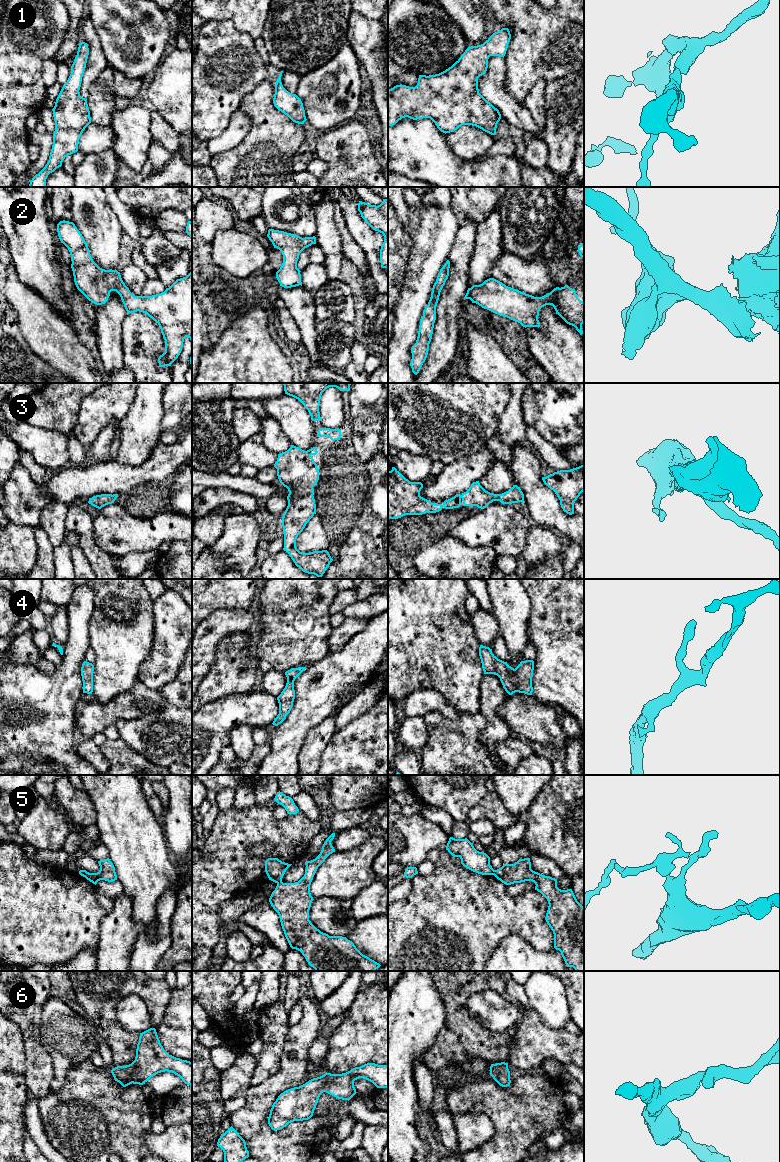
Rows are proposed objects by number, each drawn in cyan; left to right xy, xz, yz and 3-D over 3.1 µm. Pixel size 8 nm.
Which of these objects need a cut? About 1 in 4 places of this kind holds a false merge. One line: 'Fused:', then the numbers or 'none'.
Fused: 5

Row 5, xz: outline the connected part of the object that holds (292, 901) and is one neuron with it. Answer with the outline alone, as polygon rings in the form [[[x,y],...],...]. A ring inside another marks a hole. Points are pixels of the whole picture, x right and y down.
[[[332,833],[324,842],[320,854],[315,859],[305,862],[305,874],[298,882],[283,883],[281,881],[277,883],[269,902],[279,915],[290,947],[300,951],[315,971],[375,971],[381,965],[363,955],[352,941],[342,936],[329,936],[317,929],[309,920],[309,910],[314,900],[310,893],[310,885],[318,867],[330,854],[335,852],[331,844],[334,837],[335,833]]]

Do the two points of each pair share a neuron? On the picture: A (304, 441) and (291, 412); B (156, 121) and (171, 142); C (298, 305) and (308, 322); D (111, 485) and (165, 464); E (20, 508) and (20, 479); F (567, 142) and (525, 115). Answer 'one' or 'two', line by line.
A: one
B: one
C: one
D: one
E: one
F: two

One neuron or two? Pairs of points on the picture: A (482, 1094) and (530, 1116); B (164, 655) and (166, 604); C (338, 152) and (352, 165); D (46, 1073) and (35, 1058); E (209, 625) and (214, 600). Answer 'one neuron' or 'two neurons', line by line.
A: one neuron
B: one neuron
C: one neuron
D: one neuron
E: two neurons

